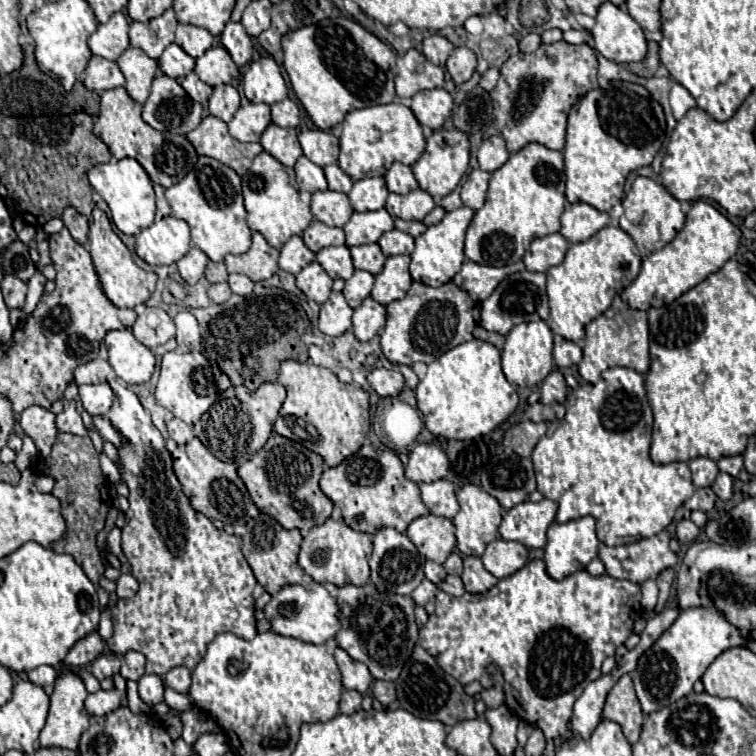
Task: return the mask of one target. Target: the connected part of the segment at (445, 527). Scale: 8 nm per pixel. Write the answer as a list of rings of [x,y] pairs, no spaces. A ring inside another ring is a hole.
[[[418,517],[408,525],[406,535],[426,559],[432,559],[436,563],[444,563],[456,547],[454,525],[446,517]]]

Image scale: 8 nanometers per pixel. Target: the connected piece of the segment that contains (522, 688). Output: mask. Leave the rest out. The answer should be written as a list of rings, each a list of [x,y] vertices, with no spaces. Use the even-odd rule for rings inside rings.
[[[534,559],[530,563],[526,563],[522,569],[518,569],[514,575],[510,577],[504,577],[498,581],[498,585],[494,589],[490,589],[486,595],[470,595],[470,593],[464,593],[462,597],[452,597],[444,591],[438,591],[436,595],[436,611],[430,615],[428,623],[420,629],[420,645],[438,661],[438,665],[448,673],[452,675],[454,679],[458,679],[462,685],[468,685],[470,681],[480,681],[480,685],[484,689],[490,689],[492,687],[492,681],[490,681],[490,675],[486,673],[486,665],[488,663],[496,663],[500,669],[502,669],[502,675],[504,675],[504,695],[506,695],[506,705],[508,709],[522,721],[538,727],[546,739],[556,739],[556,737],[562,737],[566,731],[568,731],[568,723],[570,723],[570,717],[572,717],[572,705],[574,701],[582,695],[582,691],[586,689],[586,685],[594,679],[600,677],[600,667],[602,667],[602,661],[606,659],[606,653],[604,651],[610,651],[614,653],[618,645],[622,645],[628,635],[632,633],[632,627],[634,627],[634,621],[638,619],[638,613],[642,615],[642,605],[640,605],[640,587],[636,583],[630,583],[630,581],[624,581],[624,579],[614,579],[610,575],[602,575],[602,577],[592,577],[588,571],[576,571],[572,575],[568,575],[566,579],[562,581],[556,581],[552,579],[546,569],[544,569],[544,561],[542,559]]]

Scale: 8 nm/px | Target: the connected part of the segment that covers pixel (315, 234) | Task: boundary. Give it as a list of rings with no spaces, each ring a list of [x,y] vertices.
[[[314,219],[302,233],[302,239],[310,251],[318,253],[320,249],[330,245],[344,245],[344,231],[338,227],[328,227]]]

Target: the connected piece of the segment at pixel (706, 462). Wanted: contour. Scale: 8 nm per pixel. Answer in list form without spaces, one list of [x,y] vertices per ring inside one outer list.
[[[696,457],[696,459],[688,461],[688,465],[690,465],[692,481],[696,487],[710,487],[718,475],[716,461],[712,461],[708,457]]]

